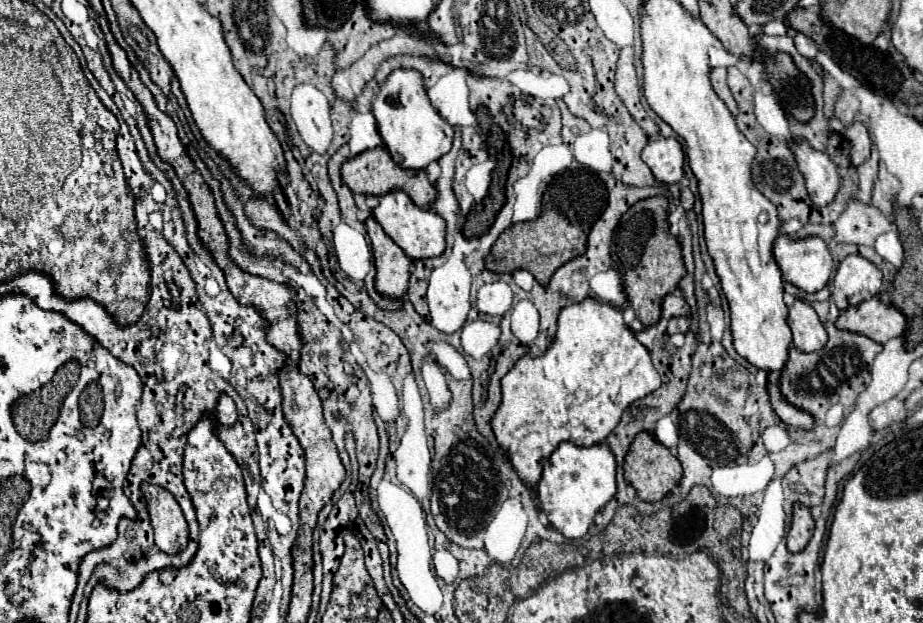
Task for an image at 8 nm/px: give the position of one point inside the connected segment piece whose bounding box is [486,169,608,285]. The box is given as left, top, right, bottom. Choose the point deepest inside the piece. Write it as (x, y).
(575, 200)

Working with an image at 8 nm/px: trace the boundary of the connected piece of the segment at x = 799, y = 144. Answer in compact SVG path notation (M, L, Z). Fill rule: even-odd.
M802 139L792 143L792 151L796 155L800 171L804 173L806 187L808 187L812 201L818 207L830 205L838 193L838 187L840 187L838 167L830 161L830 157L826 153L814 151Z

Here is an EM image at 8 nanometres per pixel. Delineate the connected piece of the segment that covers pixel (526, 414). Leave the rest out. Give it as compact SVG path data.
M592 297L580 303L566 305L558 317L558 331L552 345L542 357L524 355L502 379L502 403L492 417L492 429L502 447L510 449L510 463L520 479L534 487L542 477L542 465L552 451L562 443L596 445L604 441L618 425L630 403L642 399L660 387L660 375L652 365L650 351L636 339L636 333L624 323L622 309L610 303L600 303Z

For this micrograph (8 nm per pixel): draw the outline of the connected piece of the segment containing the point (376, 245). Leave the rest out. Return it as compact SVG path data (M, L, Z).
M374 217L366 219L376 261L376 289L386 297L402 297L408 289L412 259L384 233Z

